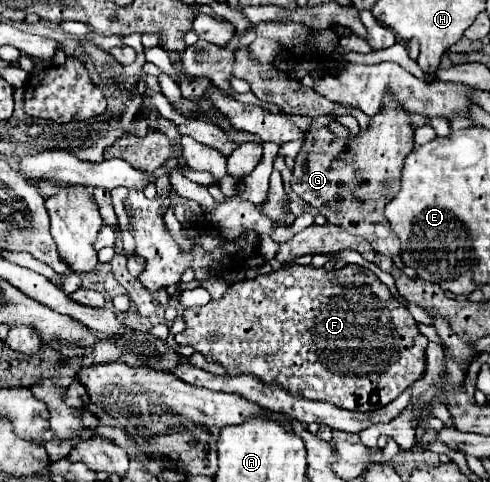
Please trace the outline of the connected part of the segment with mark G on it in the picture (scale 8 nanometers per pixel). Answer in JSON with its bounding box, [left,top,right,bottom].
[291,96,413,256]

